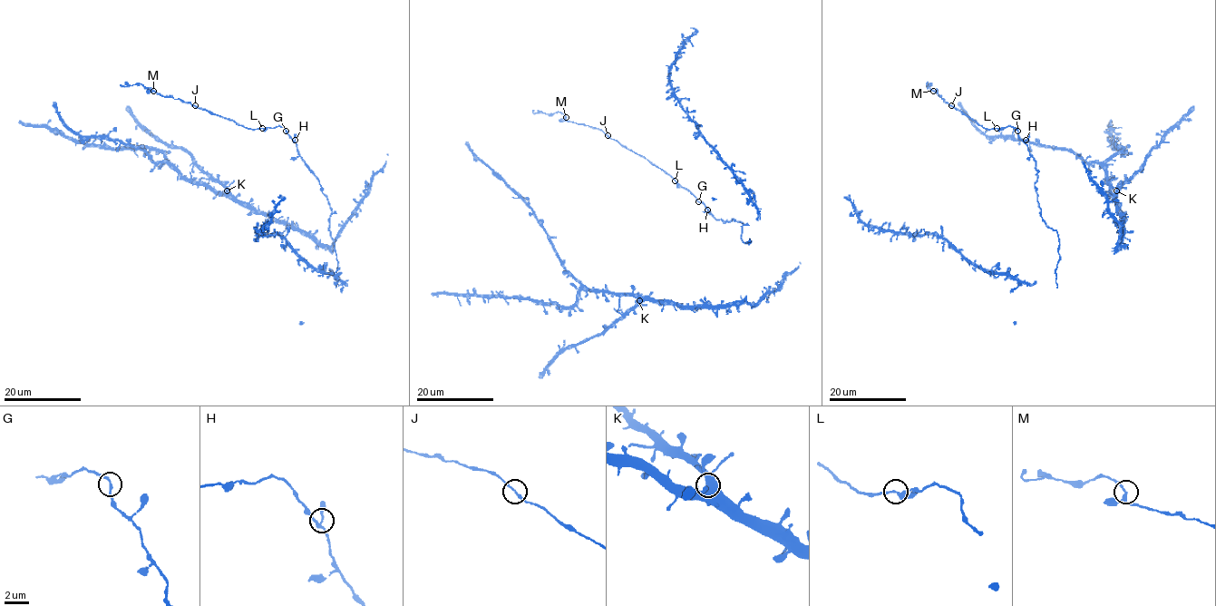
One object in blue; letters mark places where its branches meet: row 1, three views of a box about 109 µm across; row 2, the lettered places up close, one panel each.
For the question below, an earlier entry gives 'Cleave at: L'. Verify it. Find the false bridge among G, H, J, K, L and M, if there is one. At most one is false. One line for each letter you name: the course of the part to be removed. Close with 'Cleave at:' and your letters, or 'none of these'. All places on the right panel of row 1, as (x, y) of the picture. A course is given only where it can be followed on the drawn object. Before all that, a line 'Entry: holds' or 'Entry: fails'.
Entry: fails
Cleave at: none of these

